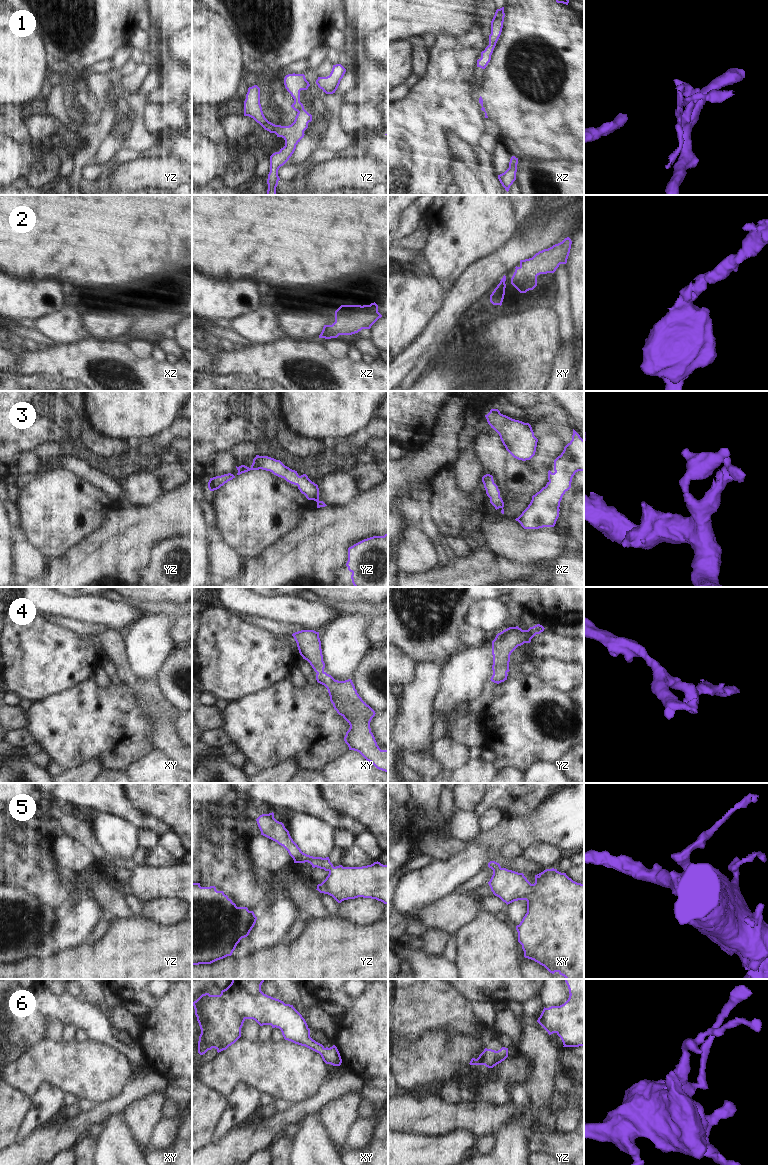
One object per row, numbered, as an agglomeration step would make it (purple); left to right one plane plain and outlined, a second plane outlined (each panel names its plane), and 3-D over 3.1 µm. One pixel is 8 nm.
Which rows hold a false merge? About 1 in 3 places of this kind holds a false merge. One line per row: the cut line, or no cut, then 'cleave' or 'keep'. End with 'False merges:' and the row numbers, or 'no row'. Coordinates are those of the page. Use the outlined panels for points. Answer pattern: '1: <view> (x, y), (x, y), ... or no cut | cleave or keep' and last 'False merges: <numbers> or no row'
1: yz (302, 104), (298, 112) | cleave
2: no cut | keep
3: no cut | keep
4: no cut | keep
5: xy (500, 867), (493, 870) | cleave
6: no cut | keep
False merges: 1, 5

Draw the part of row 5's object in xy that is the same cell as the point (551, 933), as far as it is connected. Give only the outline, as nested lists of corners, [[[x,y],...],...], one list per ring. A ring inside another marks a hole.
[[[499,868],[493,870],[488,884],[493,894],[507,905],[518,900],[527,901],[527,913],[516,926],[525,958],[534,960],[552,974],[558,972],[566,979],[584,979],[584,883],[577,883],[566,873],[552,868],[535,875],[535,883],[531,884],[523,873]]]

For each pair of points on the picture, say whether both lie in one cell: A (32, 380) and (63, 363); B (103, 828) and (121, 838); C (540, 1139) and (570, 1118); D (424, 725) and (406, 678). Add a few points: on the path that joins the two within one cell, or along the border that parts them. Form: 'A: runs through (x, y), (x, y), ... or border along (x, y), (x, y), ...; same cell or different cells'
A: border along (22, 373), (60, 374), (69, 379); different cells
B: runs through (107, 828), (117, 835); same cell
C: border along (556, 1130), (573, 1131); different cells
D: border along (416, 666), (414, 678), (405, 685); different cells

